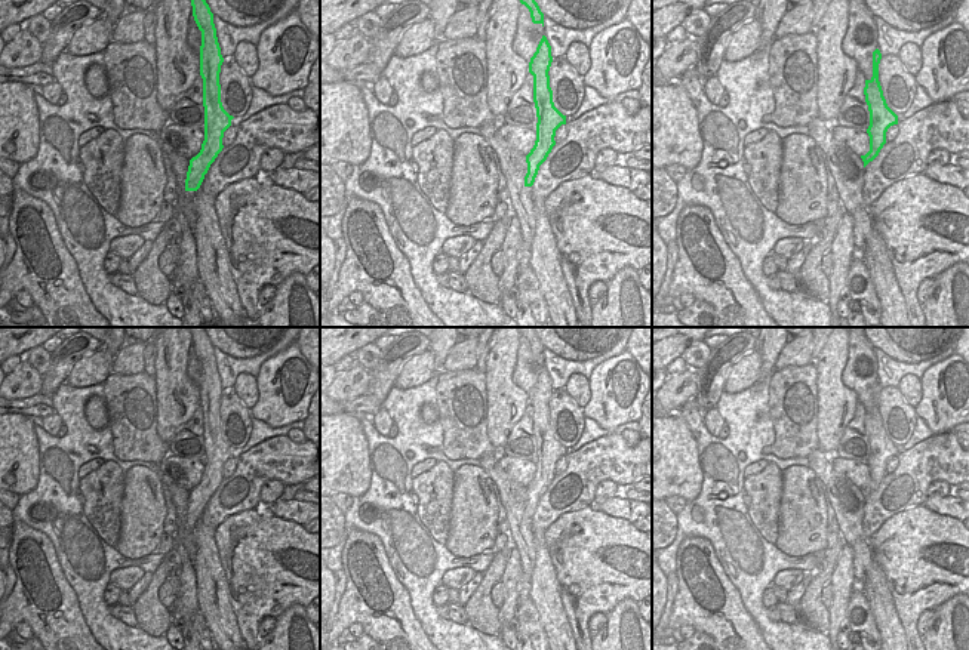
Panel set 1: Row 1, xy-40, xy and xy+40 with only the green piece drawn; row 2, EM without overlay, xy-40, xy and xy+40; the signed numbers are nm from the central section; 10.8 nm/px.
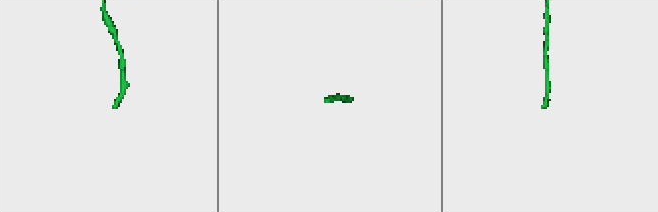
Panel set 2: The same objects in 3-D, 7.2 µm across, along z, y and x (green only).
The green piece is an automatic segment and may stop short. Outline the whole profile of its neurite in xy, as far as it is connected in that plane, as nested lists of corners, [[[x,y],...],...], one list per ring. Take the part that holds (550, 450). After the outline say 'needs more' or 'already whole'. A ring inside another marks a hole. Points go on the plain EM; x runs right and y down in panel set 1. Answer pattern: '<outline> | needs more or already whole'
[[[542,367],[536,383],[530,389],[529,404],[533,407],[533,434],[536,440],[536,472],[530,484],[526,487],[527,505],[525,518],[532,518],[538,506],[539,497],[547,492],[556,477],[556,462],[566,456],[563,447],[553,434],[553,422],[550,419],[550,398],[553,394],[551,378]]] | already whole

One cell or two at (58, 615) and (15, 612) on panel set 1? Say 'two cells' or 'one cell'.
one cell

